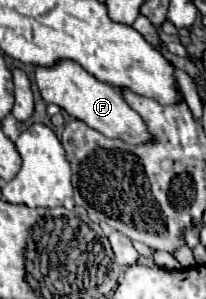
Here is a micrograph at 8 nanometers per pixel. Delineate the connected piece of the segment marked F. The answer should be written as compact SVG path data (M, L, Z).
M60 61L56 67L38 67L36 69L36 85L46 103L54 103L62 107L68 115L84 121L88 127L100 131L106 137L122 139L130 145L142 145L152 141L152 133L142 117L124 101L122 93L108 83L100 83L94 75L82 69L76 61Z

